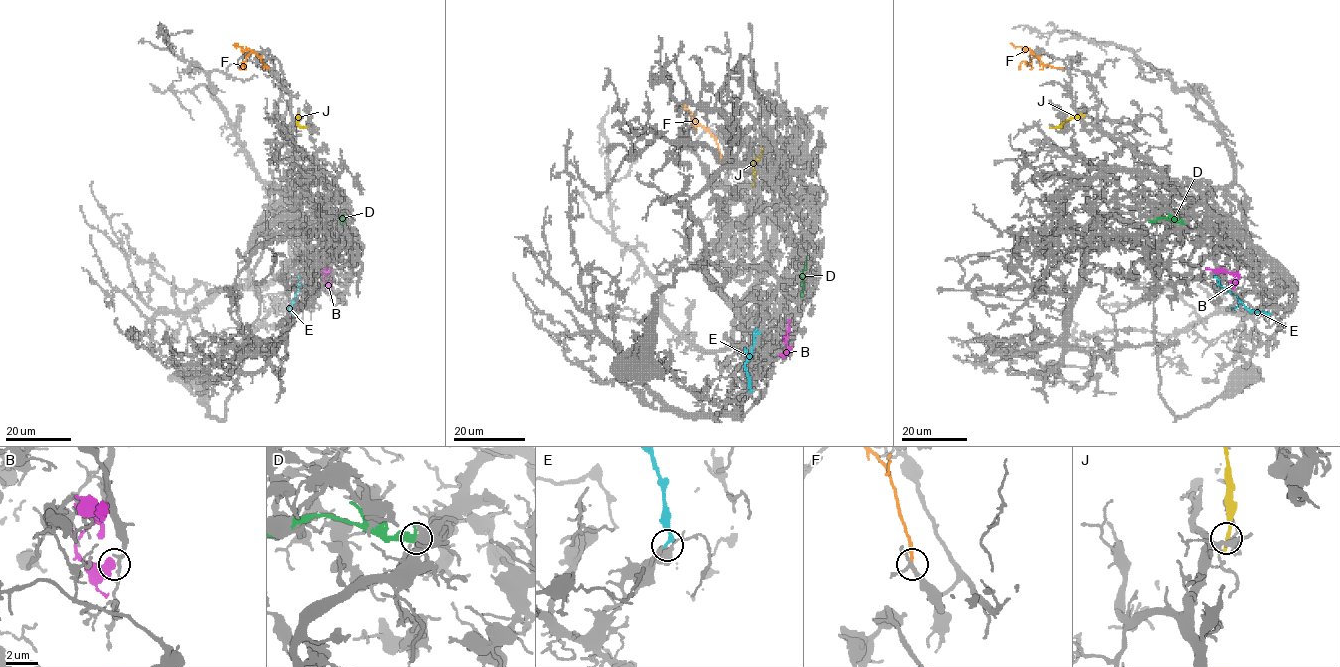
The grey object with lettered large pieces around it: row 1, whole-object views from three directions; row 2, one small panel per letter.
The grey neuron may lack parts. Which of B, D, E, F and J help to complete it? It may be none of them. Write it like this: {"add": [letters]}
{"add": []}

